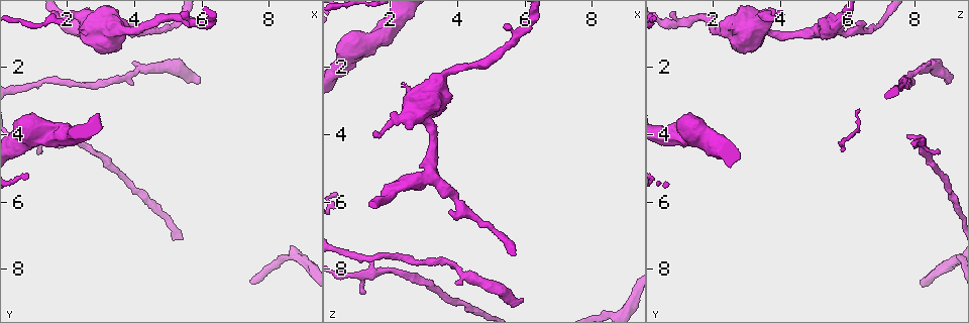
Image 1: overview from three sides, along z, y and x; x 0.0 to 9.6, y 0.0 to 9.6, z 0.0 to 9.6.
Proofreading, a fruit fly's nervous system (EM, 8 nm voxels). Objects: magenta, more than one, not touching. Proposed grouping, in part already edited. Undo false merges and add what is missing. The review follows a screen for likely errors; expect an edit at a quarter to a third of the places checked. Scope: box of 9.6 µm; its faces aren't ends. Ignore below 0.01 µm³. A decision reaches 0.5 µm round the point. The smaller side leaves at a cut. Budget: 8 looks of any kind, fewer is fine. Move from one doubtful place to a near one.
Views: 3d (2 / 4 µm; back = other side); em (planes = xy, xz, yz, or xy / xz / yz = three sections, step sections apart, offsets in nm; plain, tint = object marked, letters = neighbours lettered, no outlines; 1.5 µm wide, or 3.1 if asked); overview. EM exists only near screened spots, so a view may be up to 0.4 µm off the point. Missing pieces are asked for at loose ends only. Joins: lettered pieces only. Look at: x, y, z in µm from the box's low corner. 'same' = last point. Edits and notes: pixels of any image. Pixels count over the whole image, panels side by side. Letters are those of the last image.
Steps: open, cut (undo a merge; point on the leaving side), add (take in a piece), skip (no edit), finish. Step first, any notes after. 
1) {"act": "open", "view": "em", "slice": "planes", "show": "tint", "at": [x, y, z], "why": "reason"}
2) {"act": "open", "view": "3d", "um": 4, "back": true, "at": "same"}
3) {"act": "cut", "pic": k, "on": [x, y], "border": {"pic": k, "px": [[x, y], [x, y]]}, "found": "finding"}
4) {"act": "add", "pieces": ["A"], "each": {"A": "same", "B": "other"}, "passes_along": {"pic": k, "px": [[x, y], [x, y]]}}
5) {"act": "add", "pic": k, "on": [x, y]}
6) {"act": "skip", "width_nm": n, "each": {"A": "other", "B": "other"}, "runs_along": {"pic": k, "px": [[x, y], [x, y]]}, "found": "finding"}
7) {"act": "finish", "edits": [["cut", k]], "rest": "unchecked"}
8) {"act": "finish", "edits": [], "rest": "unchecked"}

{"act": "open", "view": "3d", "um": 2, "at": [6.00, 2.40, 8.95], "why": "free end"}

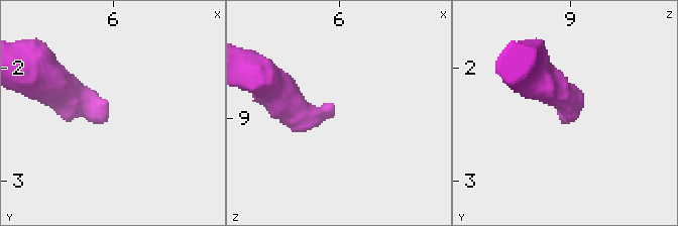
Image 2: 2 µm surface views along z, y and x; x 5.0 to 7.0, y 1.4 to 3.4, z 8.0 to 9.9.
{"act": "open", "view": "em", "slice": "xz", "step": 8, "show": "letters", "at": [5.98, 2.44, 8.94]}

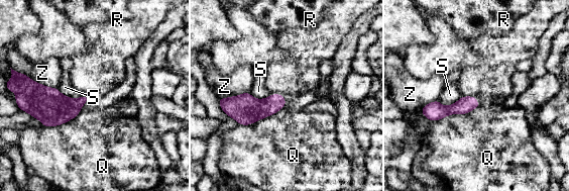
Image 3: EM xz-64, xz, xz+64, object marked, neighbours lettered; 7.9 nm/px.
{"act": "skip", "each": {"Q": "other", "R": "other", "S": "other", "Z": "other"}, "border": {"pic": 3, "px": [[478, 106], [431, 121]]}, "found": "none of them fits"}

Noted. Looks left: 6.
{"act": "open", "view": "3d", "um": 2, "at": [1.30, 4.55, 8.65], "why": "free end"}

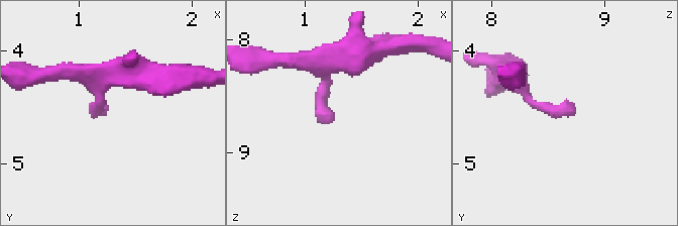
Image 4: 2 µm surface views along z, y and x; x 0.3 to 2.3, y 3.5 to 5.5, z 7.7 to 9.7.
{"act": "open", "view": "em", "slice": "planes", "show": "letters", "at": [1.28, 4.50, 8.64]}

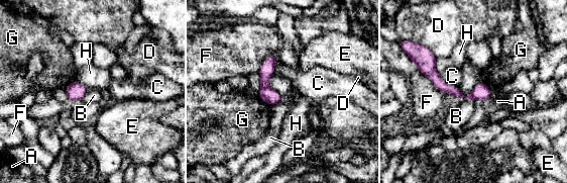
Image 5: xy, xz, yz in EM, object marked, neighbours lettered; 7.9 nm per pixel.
{"act": "skip", "width_nm": 120, "each": {"A": "other", "B": "other", "C": "other", "D": "other", "E": "other", "F": "other", "G": "other", "H": "other"}, "border": {"pic": 5, "px": [[281, 95], [281, 98], [271, 105]]}, "found": "none of them fits"}

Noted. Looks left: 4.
{"act": "open", "view": "3d", "um": 4, "at": [3.80, 0.65, 2.90]}

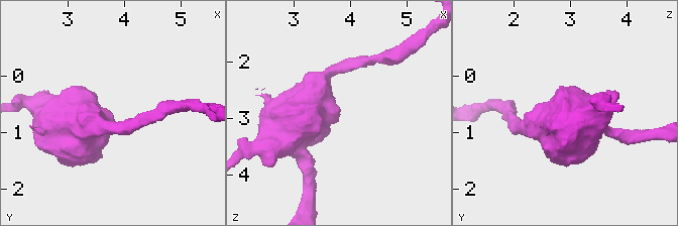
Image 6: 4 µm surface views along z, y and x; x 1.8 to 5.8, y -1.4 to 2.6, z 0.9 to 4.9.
{"act": "open", "view": "em", "slice": "planes", "show": "letters", "at": [3.80, 0.65, 2.90], "why": "shape alone is not enough"}

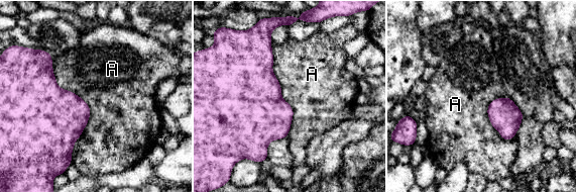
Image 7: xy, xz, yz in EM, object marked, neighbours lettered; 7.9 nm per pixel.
{"act": "skip", "longest_contact_nm": ["A", 850], "each": {"A": "other"}, "border": {"pic": 7, "px": [[49, 54], [90, 110], [72, 160]]}, "found": "none of them fits"}

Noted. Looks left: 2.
{"act": "finish", "edits": [], "rest": "unchecked"}

